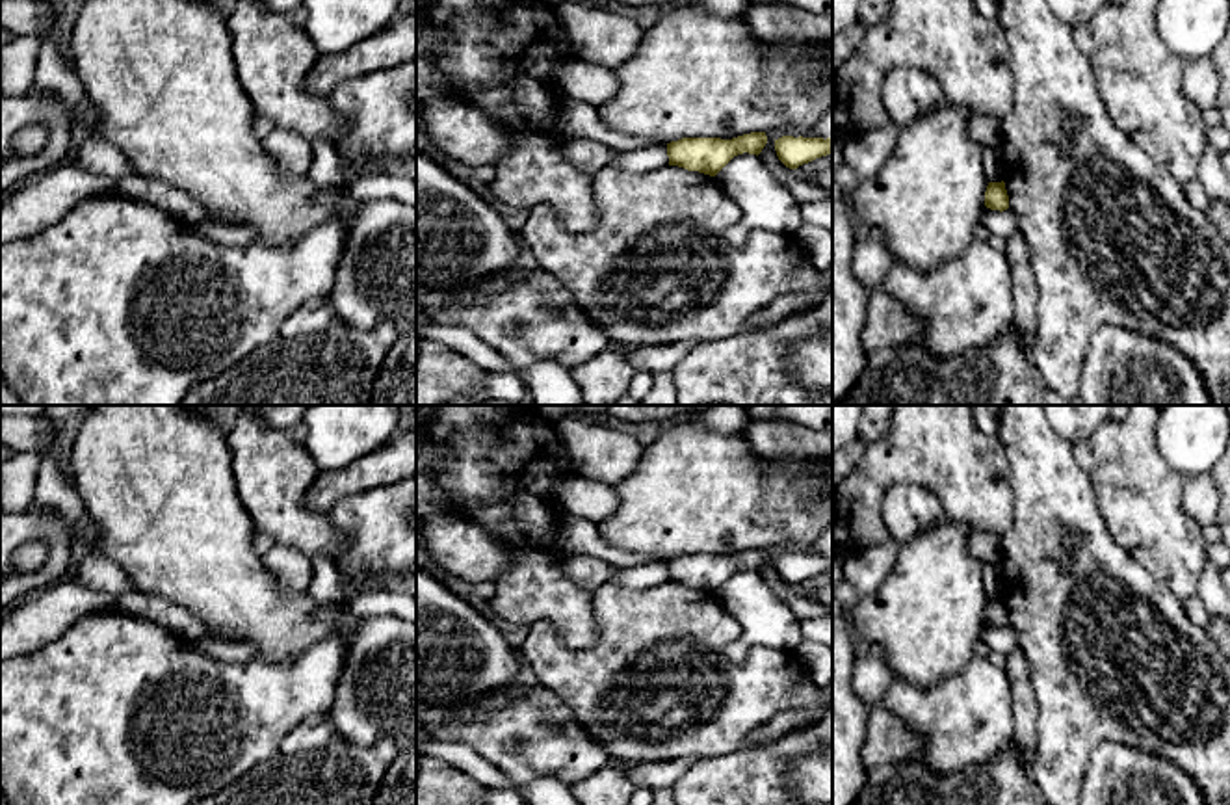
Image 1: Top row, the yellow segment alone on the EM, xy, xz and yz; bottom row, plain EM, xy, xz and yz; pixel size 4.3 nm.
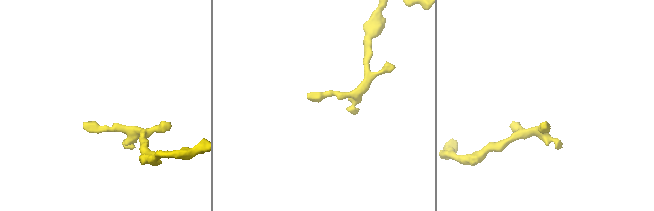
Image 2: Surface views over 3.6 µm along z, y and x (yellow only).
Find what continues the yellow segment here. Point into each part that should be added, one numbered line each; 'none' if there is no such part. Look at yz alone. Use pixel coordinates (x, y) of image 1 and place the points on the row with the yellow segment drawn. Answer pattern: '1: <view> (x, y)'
none

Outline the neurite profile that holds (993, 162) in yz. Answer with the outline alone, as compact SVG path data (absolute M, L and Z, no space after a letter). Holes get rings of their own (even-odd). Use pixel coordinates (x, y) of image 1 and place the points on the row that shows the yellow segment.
M981 145L983 169L988 182L1005 178L1005 162L1000 151Z

